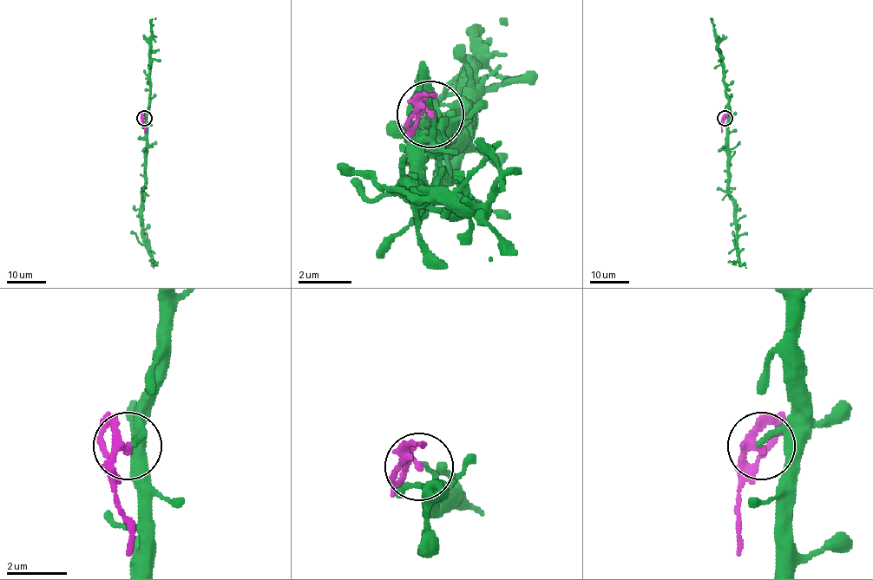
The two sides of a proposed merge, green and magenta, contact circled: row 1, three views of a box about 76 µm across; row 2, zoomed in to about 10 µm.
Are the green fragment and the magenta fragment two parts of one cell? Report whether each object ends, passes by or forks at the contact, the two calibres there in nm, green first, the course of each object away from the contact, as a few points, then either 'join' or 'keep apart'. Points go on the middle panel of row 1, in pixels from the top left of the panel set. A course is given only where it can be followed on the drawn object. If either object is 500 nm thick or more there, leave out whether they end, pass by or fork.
green ends there; magenta passes by; 140 nm thick on the green side, 220 nm on the other; green runs (432, 109), (445, 122), (445, 136), (425, 143), (412, 189), (472, 209), (505, 256), (492, 263); magenta runs (432, 116), (418, 96), (432, 96); keep apart

